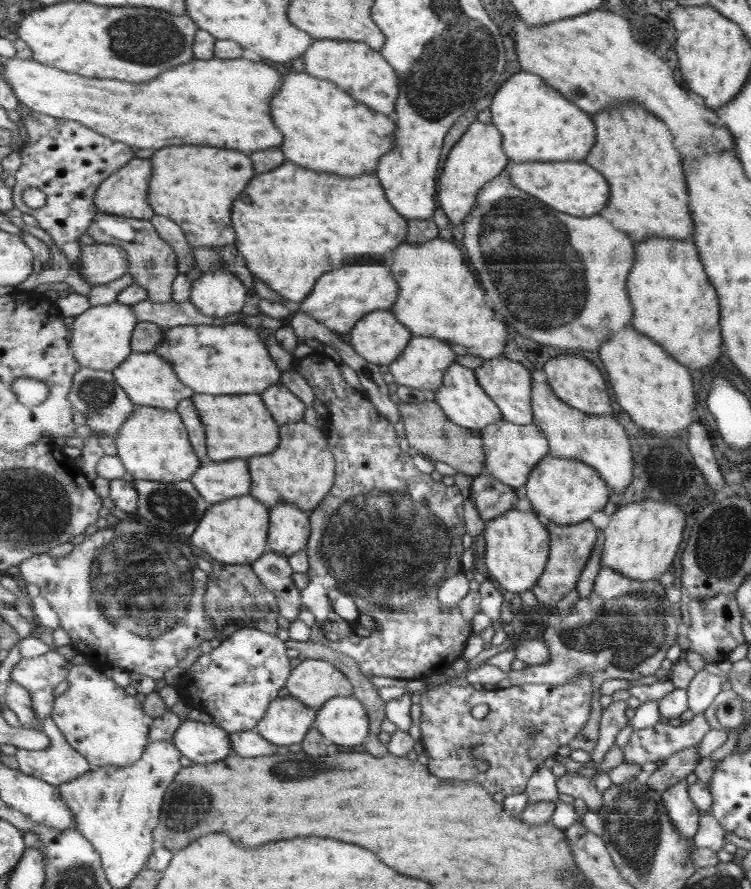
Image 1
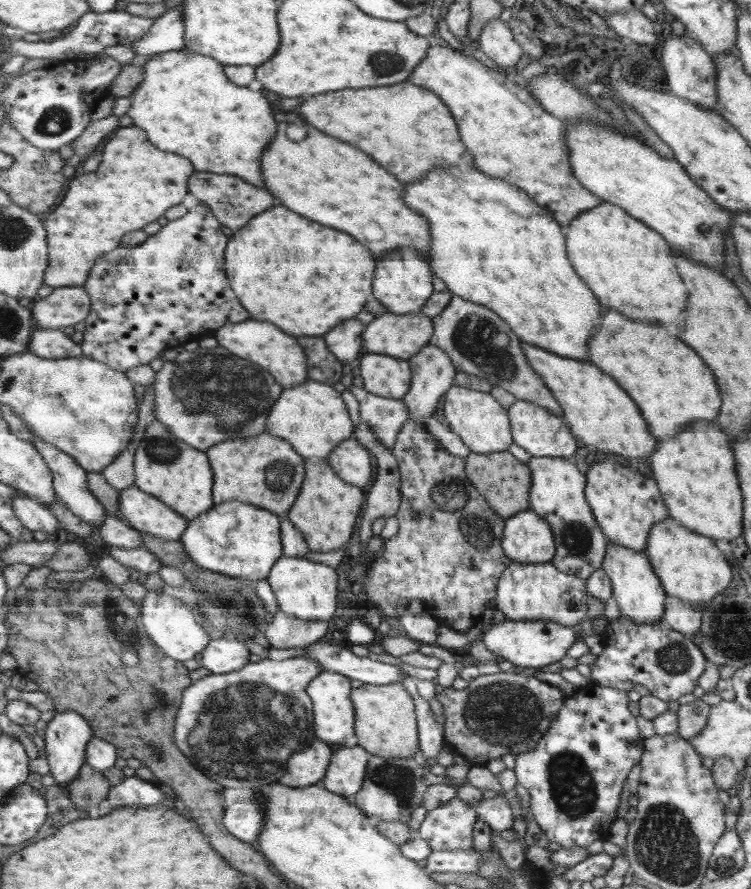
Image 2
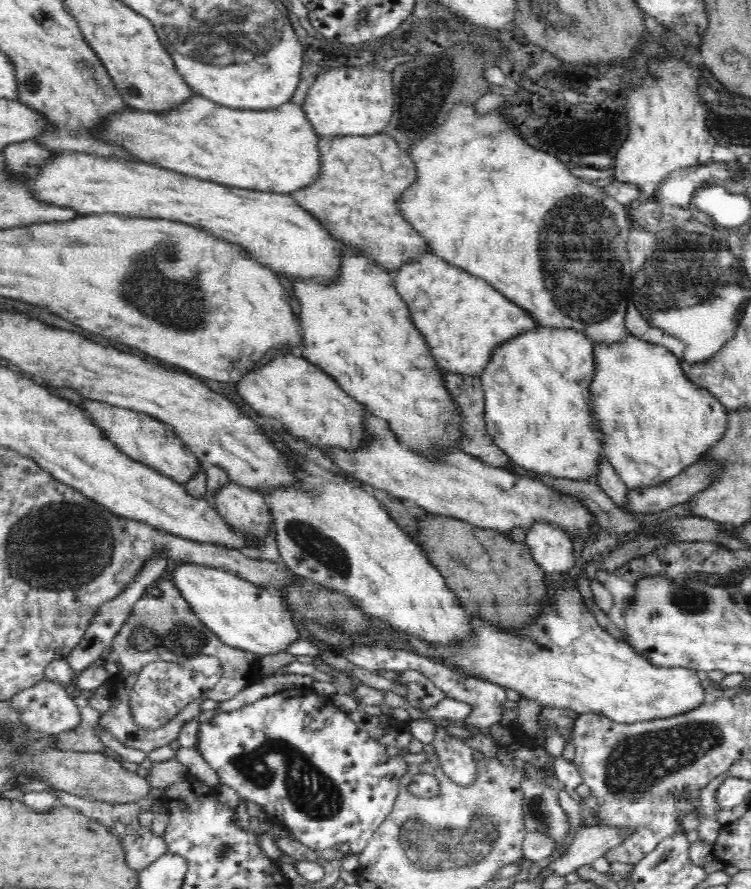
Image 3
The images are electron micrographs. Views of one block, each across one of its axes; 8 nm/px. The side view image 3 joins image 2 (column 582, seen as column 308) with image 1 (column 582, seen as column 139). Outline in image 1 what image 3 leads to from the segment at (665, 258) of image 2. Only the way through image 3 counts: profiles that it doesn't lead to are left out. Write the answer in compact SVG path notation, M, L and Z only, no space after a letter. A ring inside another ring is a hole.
M510 162L506 174L512 178L512 184L516 184L516 188L524 188L524 192L572 216L592 216L600 212L606 206L610 194L604 176L584 162Z

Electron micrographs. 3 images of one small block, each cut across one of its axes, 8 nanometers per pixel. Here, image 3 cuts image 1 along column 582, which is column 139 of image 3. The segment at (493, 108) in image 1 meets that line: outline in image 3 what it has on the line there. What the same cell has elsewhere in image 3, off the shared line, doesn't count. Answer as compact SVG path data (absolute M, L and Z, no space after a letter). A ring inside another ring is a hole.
M194 94L168 114L126 110L108 122L108 126L102 130L102 138L122 144L130 154L148 164L158 164L162 168L196 176L200 180L252 191L290 194L302 188L302 184L310 184L310 180L315 180L319 174L319 136L306 118L302 105L292 101L280 104L278 108L238 109Z

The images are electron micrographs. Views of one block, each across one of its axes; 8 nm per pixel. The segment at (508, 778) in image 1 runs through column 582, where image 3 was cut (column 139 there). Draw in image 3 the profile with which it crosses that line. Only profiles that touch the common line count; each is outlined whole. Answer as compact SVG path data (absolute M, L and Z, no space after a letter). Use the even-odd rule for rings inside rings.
M194 655L190 658L180 661L178 664L174 662L166 662L165 660L156 660L148 663L137 676L137 683L133 686L130 694L130 710L132 717L138 723L140 730L154 730L164 726L170 719L173 719L187 704L193 700L203 697L204 692L209 691L221 679L223 668L218 657L210 655Z

